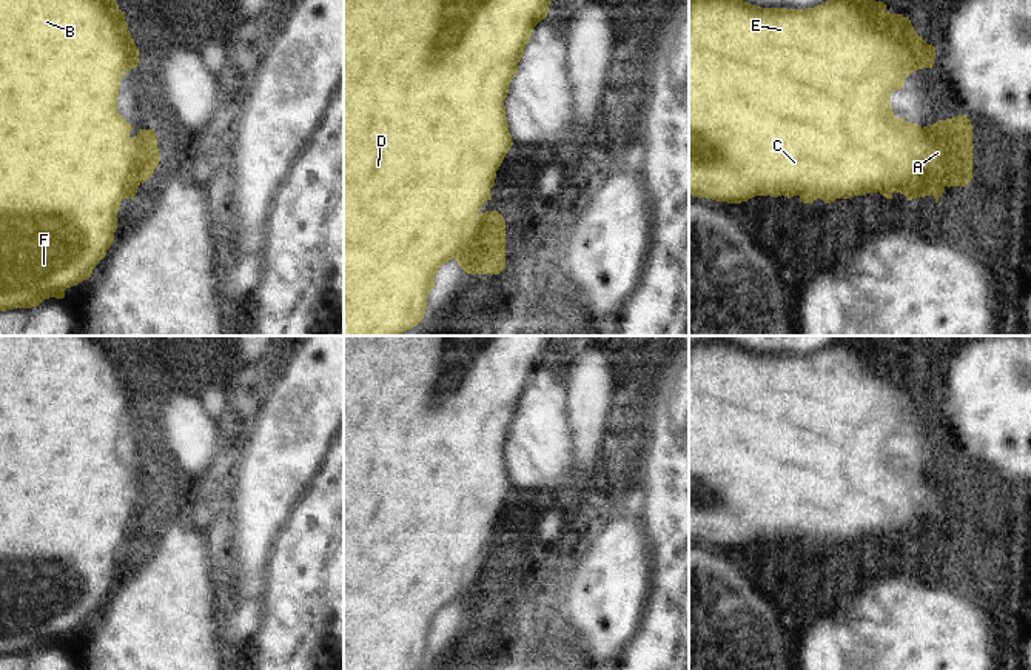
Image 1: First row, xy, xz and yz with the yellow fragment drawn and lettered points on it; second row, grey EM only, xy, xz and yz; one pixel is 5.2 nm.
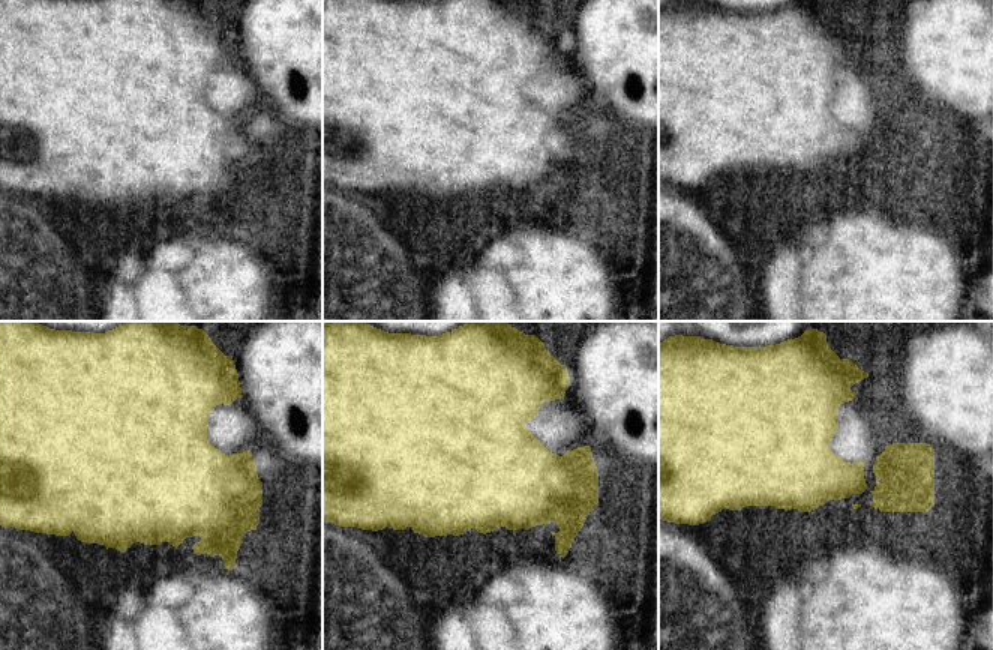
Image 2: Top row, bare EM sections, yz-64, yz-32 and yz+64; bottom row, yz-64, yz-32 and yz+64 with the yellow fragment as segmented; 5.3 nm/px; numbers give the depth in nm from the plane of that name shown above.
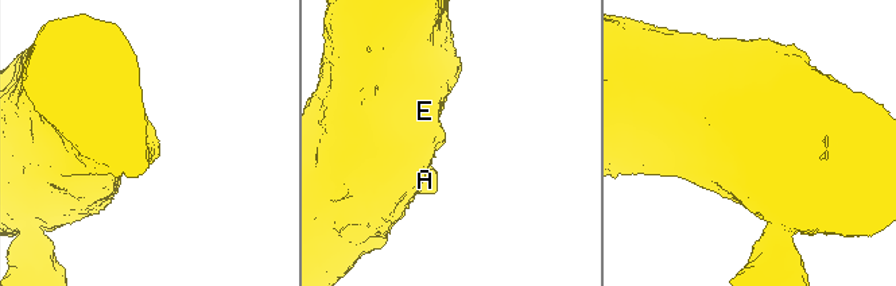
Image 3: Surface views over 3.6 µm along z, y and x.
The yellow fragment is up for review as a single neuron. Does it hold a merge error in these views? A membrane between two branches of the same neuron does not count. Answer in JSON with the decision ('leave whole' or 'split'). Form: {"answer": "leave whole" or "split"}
{"answer": "leave whole"}

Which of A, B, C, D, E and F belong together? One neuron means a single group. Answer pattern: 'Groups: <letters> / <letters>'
Groups: A B C D E F.

